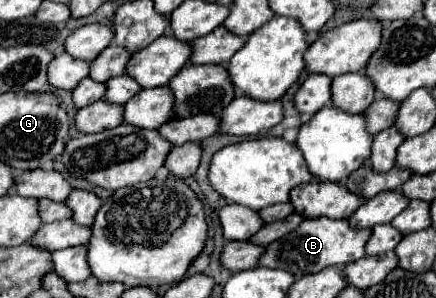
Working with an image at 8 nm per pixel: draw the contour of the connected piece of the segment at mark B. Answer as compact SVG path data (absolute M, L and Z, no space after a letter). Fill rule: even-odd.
M326 217L318 219L304 219L298 229L290 231L286 237L272 241L266 245L262 257L258 259L258 267L270 267L270 269L284 269L292 273L296 279L318 273L326 267L342 267L352 261L358 261L364 257L364 245L370 237L370 229L350 229L346 219L334 221Z

